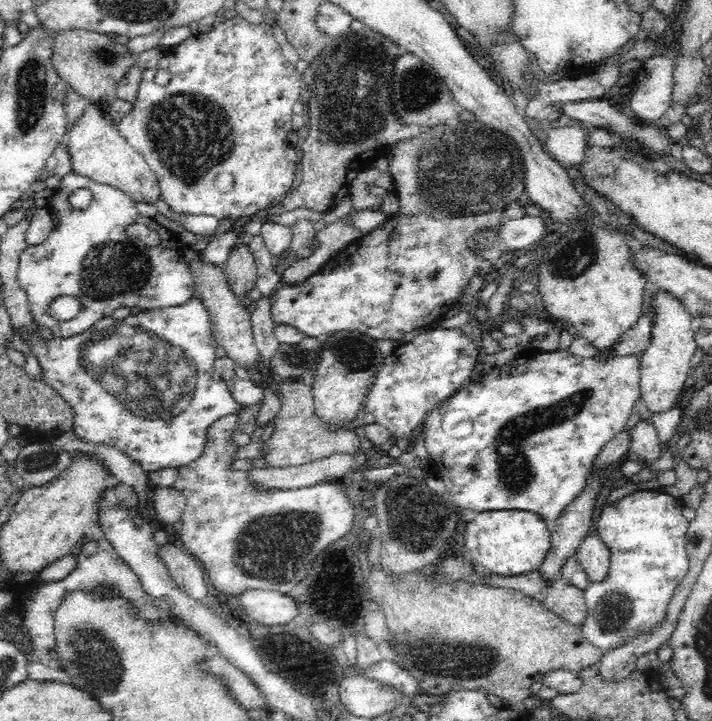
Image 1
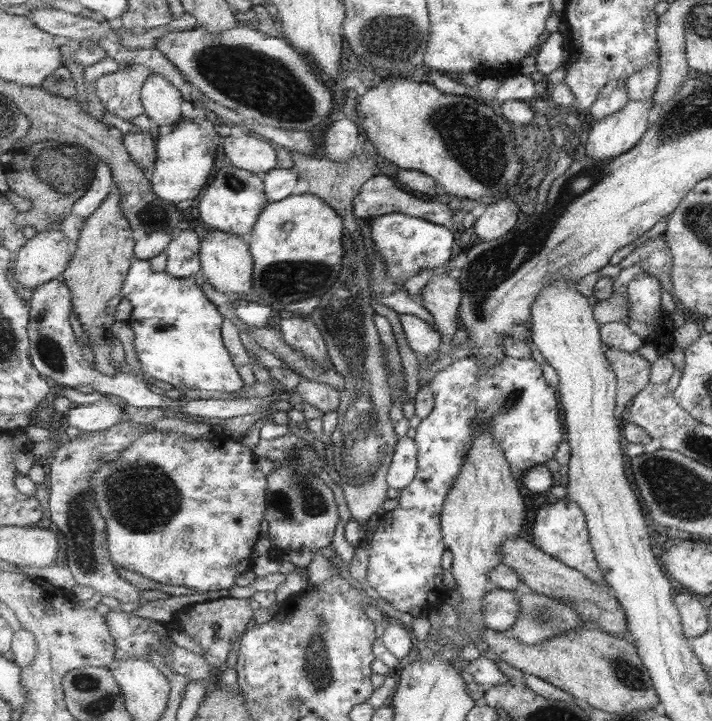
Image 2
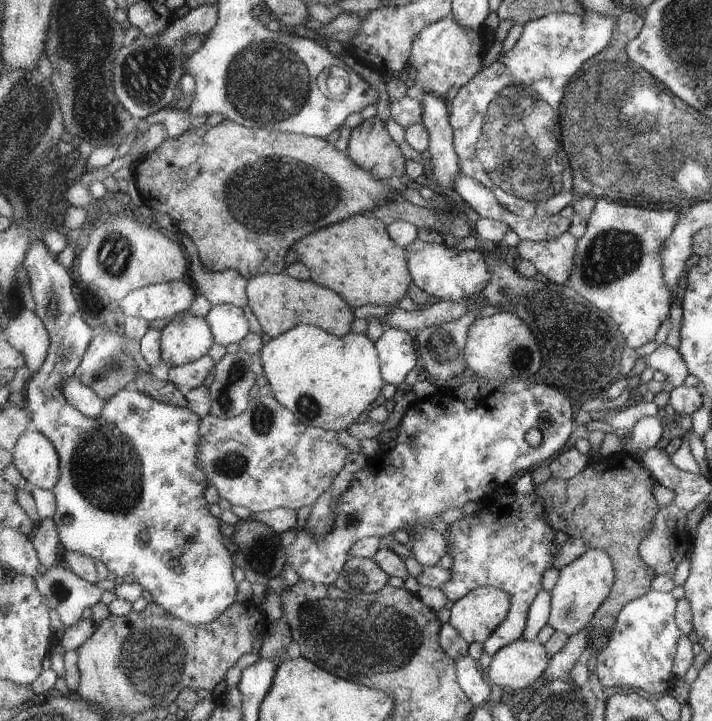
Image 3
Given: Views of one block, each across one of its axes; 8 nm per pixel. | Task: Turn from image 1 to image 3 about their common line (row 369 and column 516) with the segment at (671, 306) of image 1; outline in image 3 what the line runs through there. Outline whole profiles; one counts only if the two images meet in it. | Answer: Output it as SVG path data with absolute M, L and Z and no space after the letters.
M525 638L509 644L492 657L487 679L499 687L507 686L514 690L525 690L534 683L539 684L552 660L552 656L544 644L539 644L537 641L527 641Z

